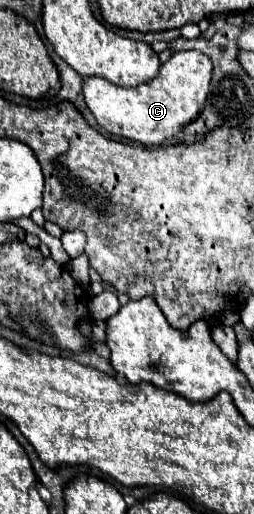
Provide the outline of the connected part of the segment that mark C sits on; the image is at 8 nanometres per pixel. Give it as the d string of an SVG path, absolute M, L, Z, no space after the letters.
M178 51L160 65L156 79L140 87L124 89L100 77L88 77L82 83L84 103L96 117L98 125L112 135L138 141L142 145L160 145L178 135L188 123L196 119L208 97L212 77L212 61L200 51Z

